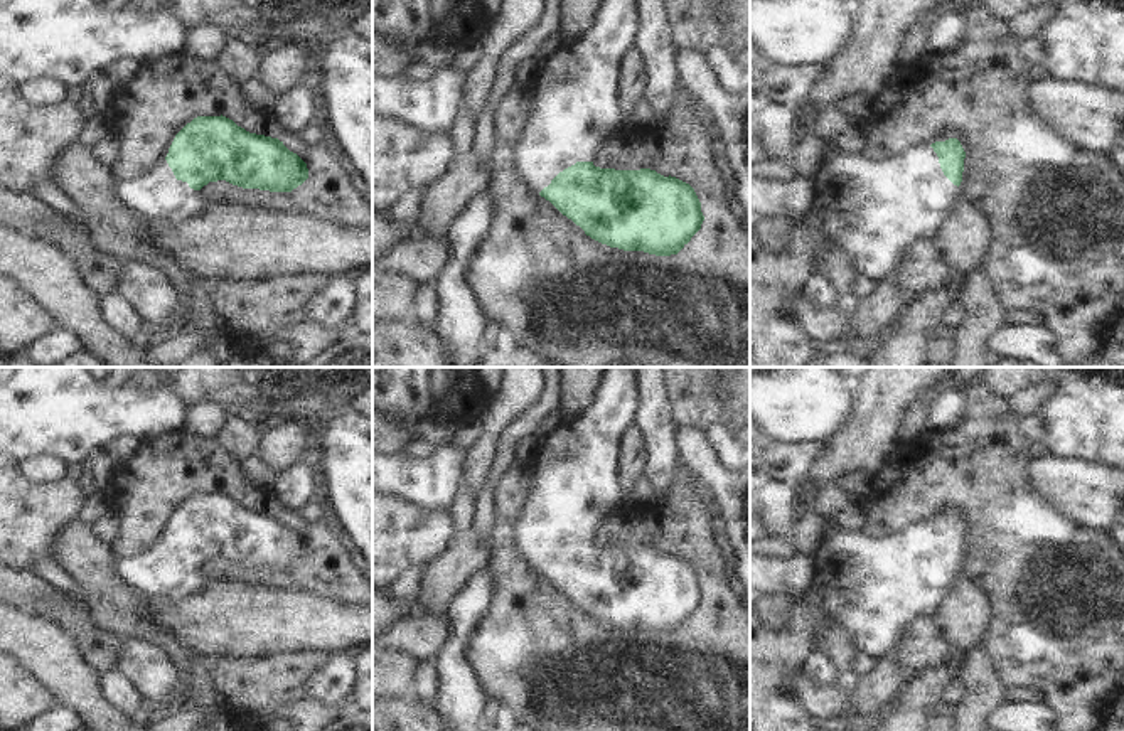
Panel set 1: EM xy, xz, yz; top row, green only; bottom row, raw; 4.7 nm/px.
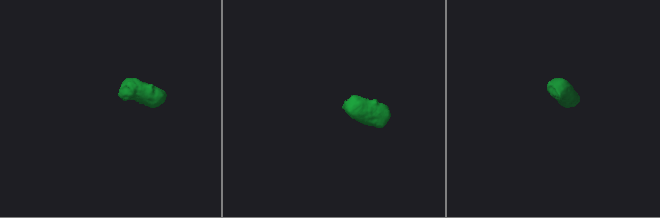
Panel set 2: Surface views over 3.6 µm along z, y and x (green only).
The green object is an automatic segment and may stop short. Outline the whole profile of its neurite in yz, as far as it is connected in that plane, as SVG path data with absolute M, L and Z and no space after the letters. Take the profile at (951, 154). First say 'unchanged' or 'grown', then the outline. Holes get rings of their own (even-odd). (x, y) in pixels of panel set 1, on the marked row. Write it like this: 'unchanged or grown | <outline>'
grown | M957 138L935 141L930 147L917 147L891 160L871 162L861 153L834 155L831 150L824 153L821 172L826 173L826 192L821 195L821 207L816 209L826 234L824 256L843 248L858 275L880 283L885 276L898 273L907 253L920 237L937 236L944 222L954 212L961 197L959 185L962 182L966 152Z

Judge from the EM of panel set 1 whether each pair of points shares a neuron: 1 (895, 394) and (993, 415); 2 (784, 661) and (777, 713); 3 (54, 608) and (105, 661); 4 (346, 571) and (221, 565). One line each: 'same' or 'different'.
1: different
2: same
3: same
4: same

